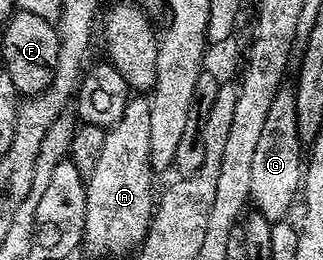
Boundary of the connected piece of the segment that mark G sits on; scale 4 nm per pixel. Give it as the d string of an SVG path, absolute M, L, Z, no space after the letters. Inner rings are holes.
M290 86L279 88L277 97L265 117L265 126L257 149L253 152L253 170L249 180L250 202L254 210L262 213L271 223L286 220L291 206L296 206L297 196L305 174L305 144L299 140L297 133L297 105L295 92Z

